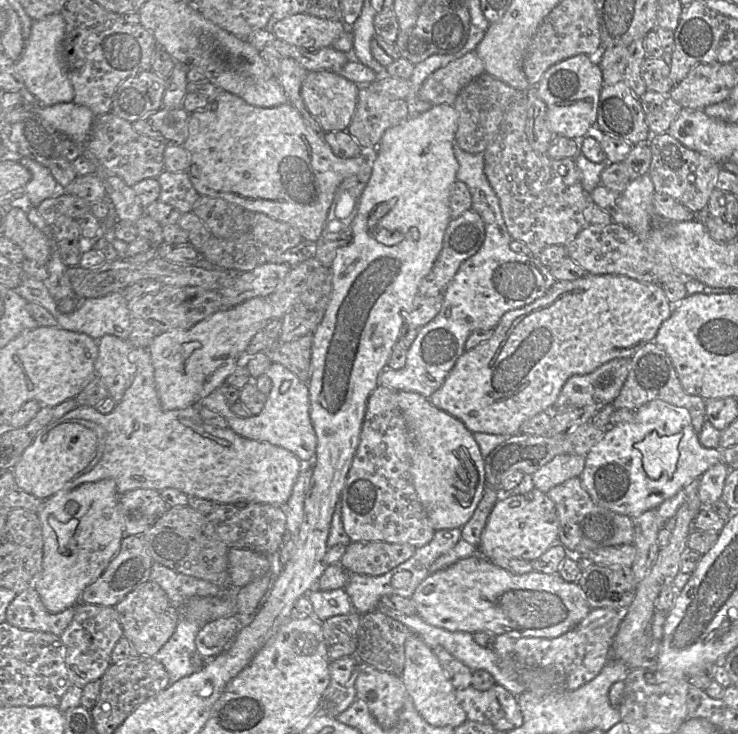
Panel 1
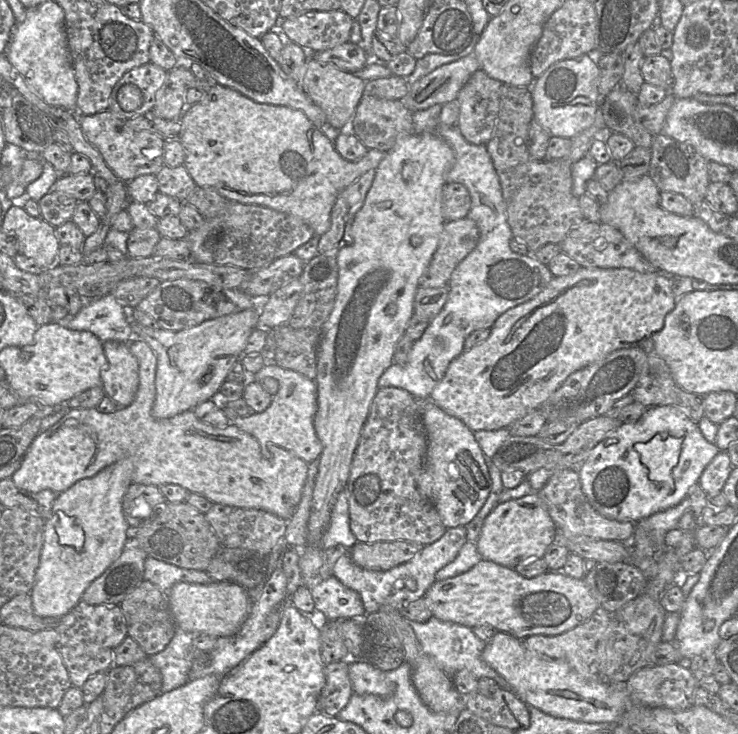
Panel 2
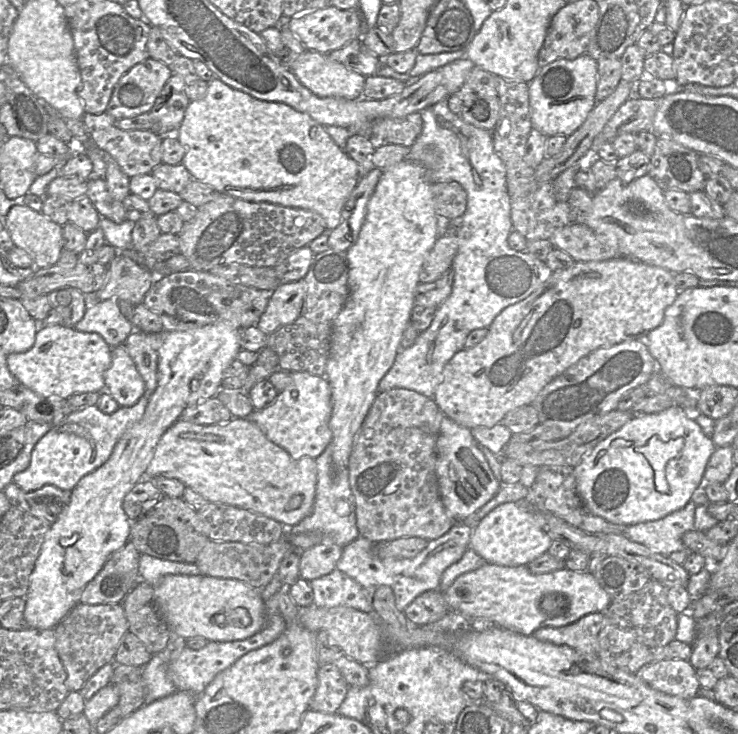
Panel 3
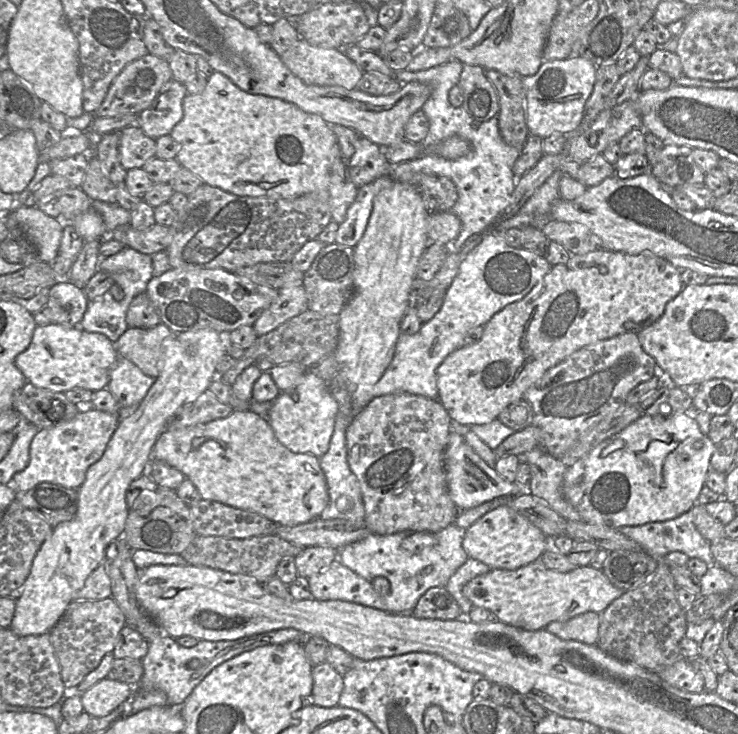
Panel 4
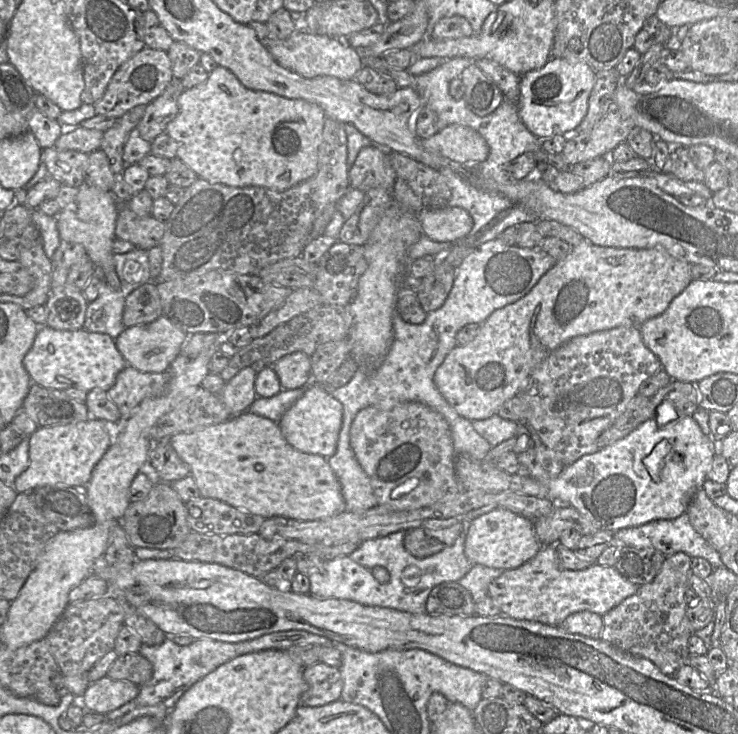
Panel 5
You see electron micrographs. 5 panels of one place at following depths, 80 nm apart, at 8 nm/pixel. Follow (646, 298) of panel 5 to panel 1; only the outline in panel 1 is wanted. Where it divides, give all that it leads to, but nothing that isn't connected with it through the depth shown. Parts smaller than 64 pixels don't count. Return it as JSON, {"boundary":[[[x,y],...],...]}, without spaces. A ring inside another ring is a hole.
{"boundary":[[[588,274],[574,281],[556,281],[544,296],[524,307],[506,312],[494,328],[493,337],[472,350],[465,351],[457,360],[442,386],[429,397],[429,400],[438,409],[462,421],[472,433],[480,432],[507,436],[518,434],[521,425],[526,420],[540,412],[554,410],[561,389],[571,376],[592,373],[601,365],[616,358],[631,358],[644,345],[654,341],[660,326],[671,316],[672,312],[673,305],[666,298],[663,287],[658,284],[642,283],[621,275],[594,274]]]}

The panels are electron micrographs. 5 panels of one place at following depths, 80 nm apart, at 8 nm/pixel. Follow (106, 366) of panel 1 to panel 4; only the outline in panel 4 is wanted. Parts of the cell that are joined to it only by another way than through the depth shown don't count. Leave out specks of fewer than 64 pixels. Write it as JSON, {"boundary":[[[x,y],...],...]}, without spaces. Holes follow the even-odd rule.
{"boundary":[[[119,357],[109,373],[107,389],[120,407],[138,405],[147,395],[155,378],[145,375],[133,362]]]}

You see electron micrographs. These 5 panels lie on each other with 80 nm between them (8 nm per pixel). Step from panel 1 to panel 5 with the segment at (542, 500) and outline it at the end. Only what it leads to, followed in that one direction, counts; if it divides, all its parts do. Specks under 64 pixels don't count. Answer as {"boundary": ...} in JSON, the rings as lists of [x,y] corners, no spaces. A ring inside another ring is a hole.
{"boundary":[[[497,508],[477,517],[467,525],[464,553],[473,564],[510,570],[531,560],[542,547],[532,520],[507,509]]]}

